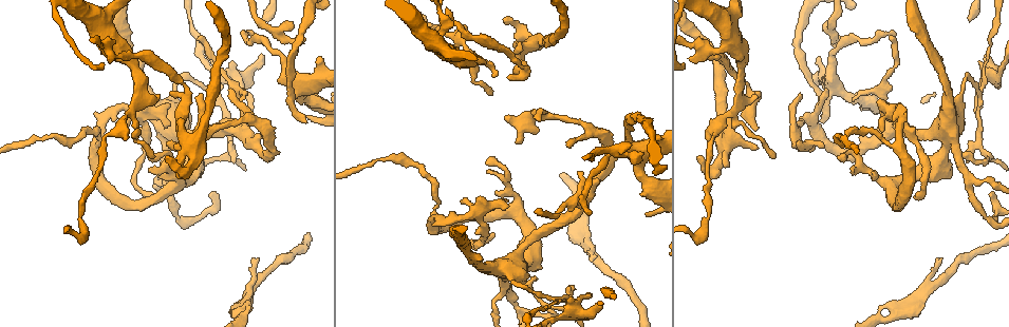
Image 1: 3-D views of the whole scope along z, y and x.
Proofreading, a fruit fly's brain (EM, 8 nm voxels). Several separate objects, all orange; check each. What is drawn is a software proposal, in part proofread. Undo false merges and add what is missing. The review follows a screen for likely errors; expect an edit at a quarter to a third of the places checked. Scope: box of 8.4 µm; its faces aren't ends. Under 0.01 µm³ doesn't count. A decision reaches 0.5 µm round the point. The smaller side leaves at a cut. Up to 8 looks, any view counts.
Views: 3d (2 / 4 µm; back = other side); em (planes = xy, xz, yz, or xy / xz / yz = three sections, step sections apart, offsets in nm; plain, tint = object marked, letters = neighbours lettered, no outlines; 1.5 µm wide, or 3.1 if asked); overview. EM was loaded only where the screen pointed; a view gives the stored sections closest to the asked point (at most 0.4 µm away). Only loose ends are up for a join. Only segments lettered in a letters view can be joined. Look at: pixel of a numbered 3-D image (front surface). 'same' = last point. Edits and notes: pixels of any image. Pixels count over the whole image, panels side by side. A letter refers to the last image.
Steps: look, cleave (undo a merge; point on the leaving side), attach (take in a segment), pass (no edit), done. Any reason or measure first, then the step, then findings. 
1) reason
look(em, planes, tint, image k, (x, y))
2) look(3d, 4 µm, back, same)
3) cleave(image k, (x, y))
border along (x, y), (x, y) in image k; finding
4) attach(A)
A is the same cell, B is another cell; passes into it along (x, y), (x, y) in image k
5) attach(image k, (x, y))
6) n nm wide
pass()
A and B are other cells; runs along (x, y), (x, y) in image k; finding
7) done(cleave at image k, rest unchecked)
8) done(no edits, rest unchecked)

tapers out
look(em, planes, tint, image 1, (853, 100))

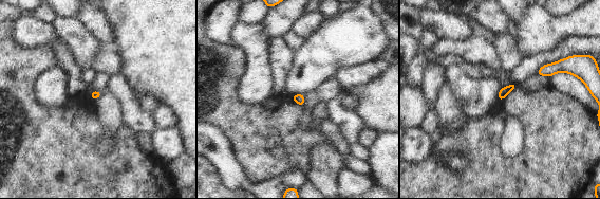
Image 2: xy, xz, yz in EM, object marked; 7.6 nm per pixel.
look(em, planes, letters, same)

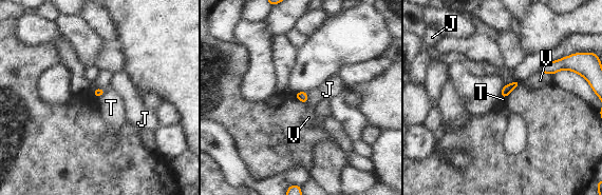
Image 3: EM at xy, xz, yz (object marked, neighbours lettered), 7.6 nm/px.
V touches over 110 nm
pass()
J, T and V are other cells; border along (106, 92), (96, 98) in image 3; no lettered segment goes on from it

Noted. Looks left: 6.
branch stops here
look(3d, 4 µm, image 1, (570, 297))

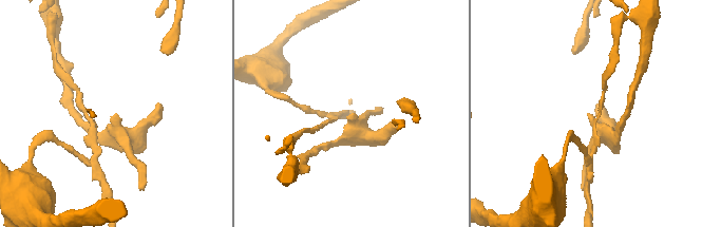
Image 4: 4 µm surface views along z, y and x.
shape alone is not enough
look(em, yz, step 8, tint, image 4, (352, 113))

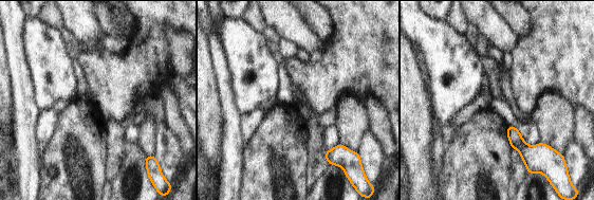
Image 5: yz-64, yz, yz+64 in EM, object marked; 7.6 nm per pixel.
look(em, planes, letters, same)

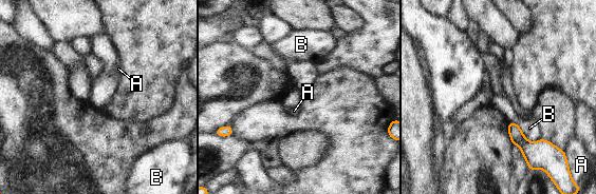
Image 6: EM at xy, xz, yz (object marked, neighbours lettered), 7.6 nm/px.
pass()
A and B are other cells; border along (508, 121), (531, 141), (541, 138) in image 6; no lettered segment goes on from it

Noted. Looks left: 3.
thin end
look(3d, 2 µm, image 1, (570, 285))

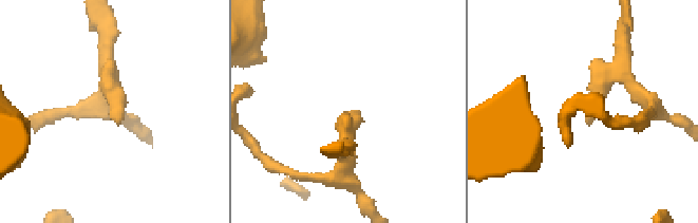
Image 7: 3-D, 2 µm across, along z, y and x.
look(em, xy, step 4, letters, image 7, (354, 115))

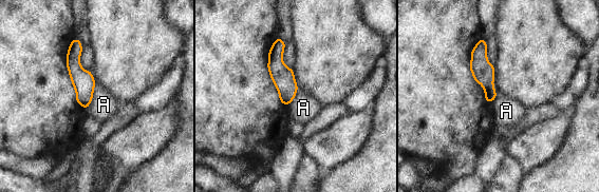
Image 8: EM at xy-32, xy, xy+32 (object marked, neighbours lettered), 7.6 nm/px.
look(em, planes, letters, same)

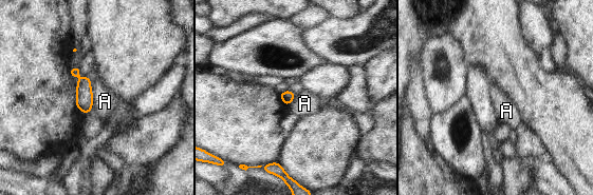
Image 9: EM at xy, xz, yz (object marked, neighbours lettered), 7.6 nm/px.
pass()
A is another cell; border along (88, 76), (91, 82), (91, 110) in image 9; none of them fits

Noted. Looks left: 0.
done(no edits, rest unchecked)

